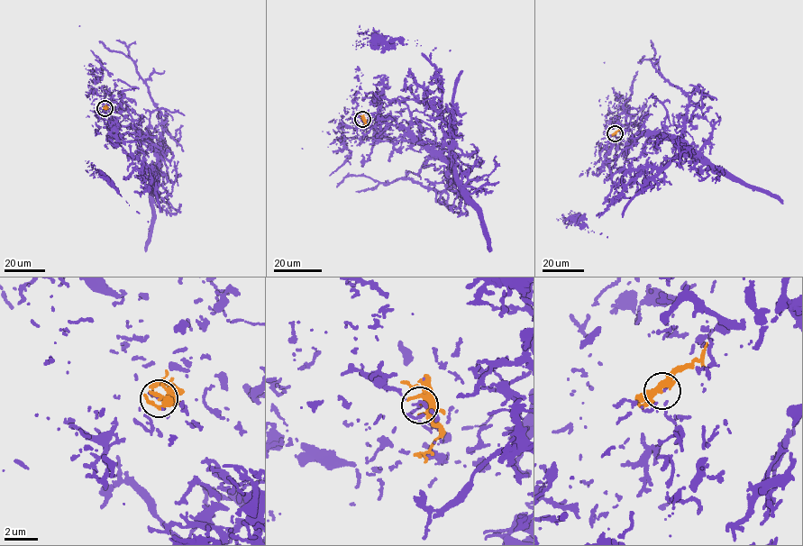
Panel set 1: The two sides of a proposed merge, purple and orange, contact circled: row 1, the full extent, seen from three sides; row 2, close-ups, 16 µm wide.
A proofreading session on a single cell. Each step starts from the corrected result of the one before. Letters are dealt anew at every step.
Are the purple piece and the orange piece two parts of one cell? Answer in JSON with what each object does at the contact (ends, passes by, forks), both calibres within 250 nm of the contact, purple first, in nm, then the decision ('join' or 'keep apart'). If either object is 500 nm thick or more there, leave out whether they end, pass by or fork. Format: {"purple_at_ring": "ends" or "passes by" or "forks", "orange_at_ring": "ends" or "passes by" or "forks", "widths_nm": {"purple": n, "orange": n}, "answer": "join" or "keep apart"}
{"purple_at_ring": "ends", "orange_at_ring": "forks", "widths_nm": {"purple": 140, "orange": 280}, "answer": "keep apart"}

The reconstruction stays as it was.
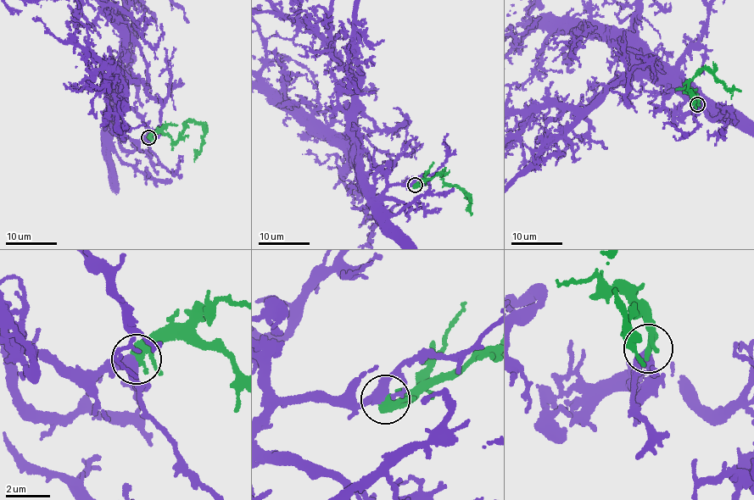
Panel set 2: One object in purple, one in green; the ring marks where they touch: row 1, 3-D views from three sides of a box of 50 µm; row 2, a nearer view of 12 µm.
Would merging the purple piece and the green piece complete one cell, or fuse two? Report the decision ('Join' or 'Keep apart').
Join

